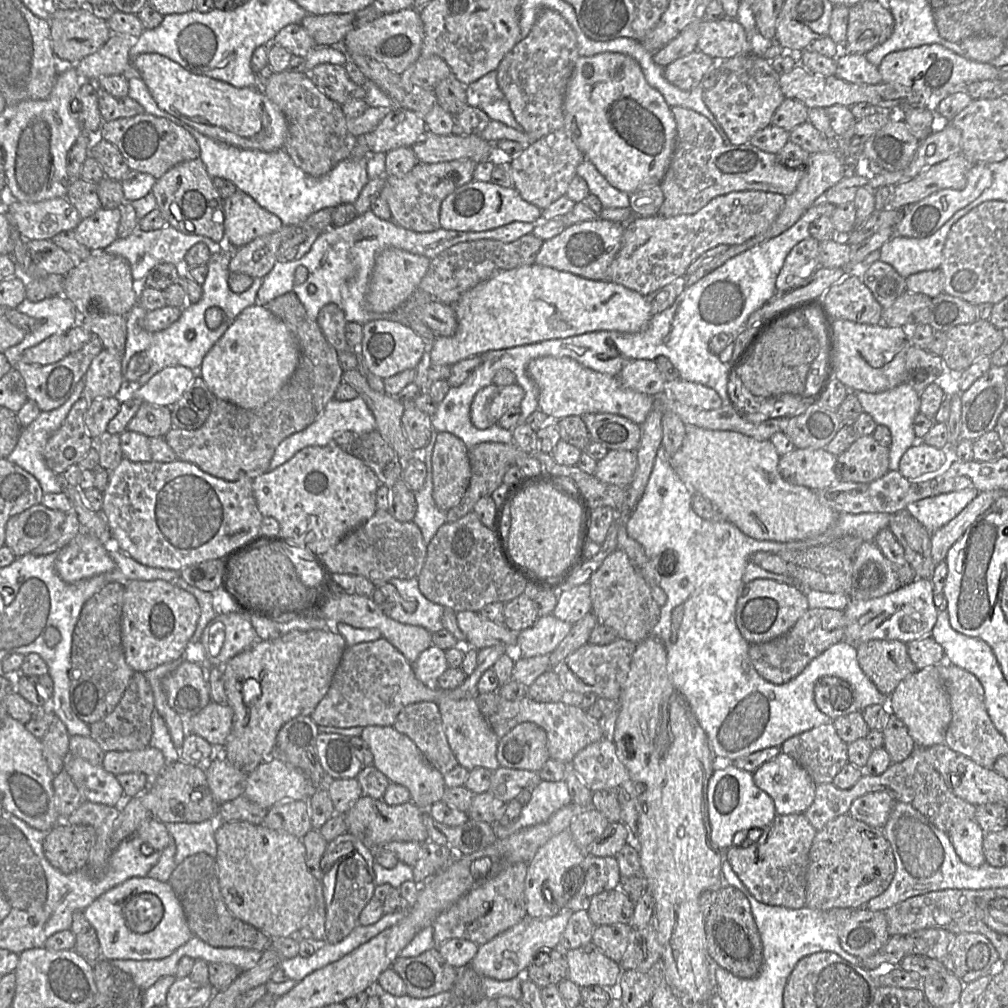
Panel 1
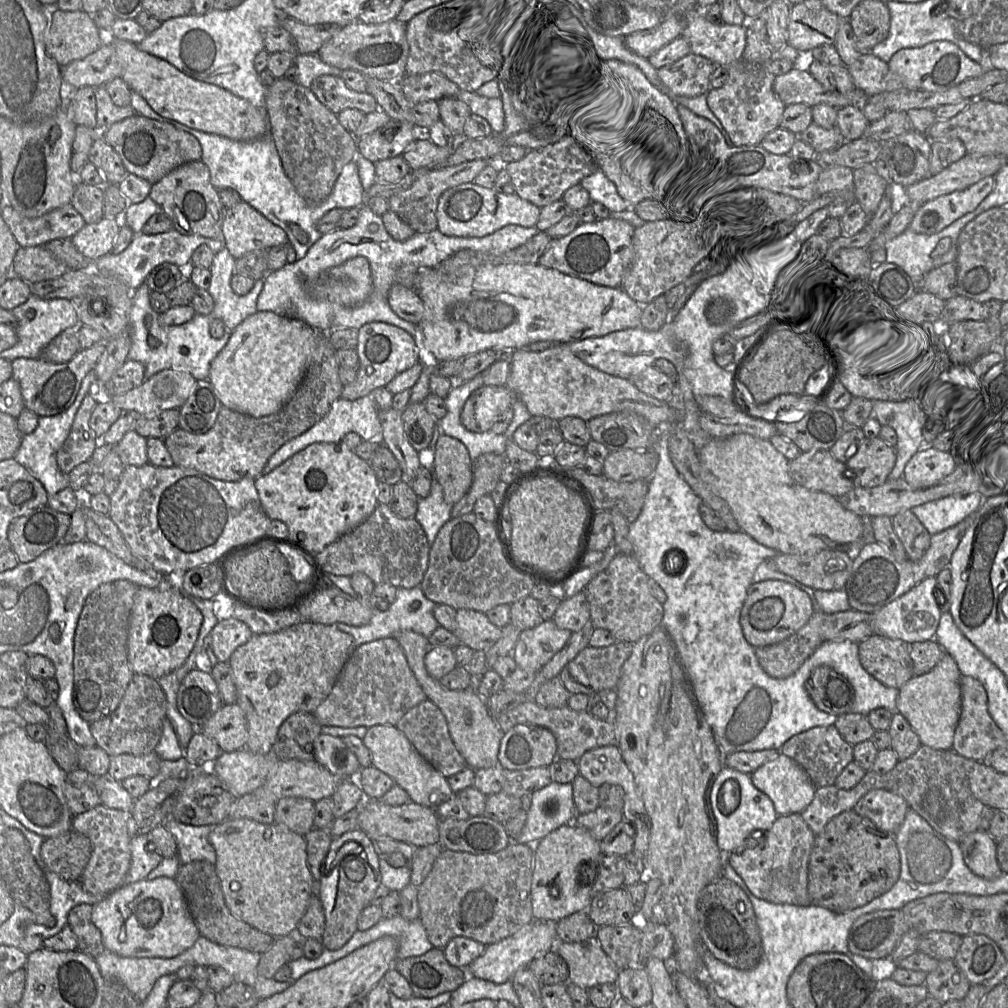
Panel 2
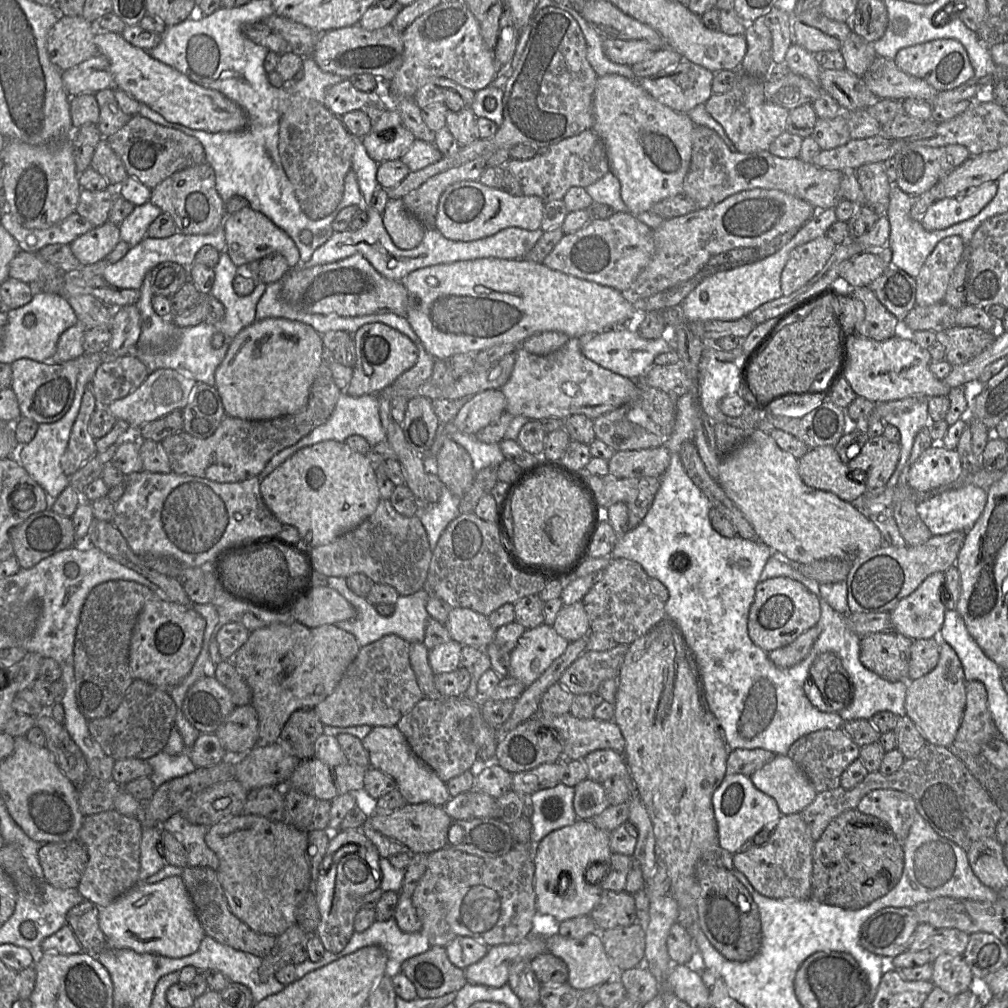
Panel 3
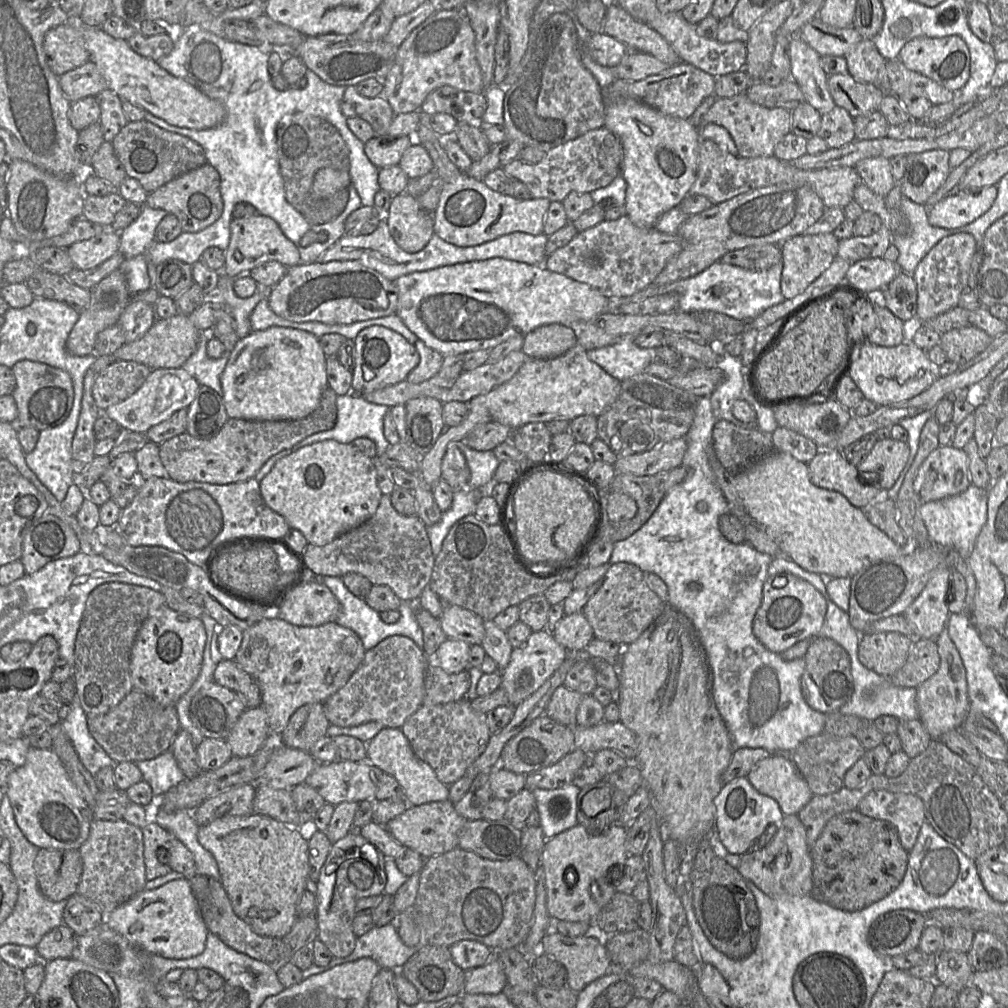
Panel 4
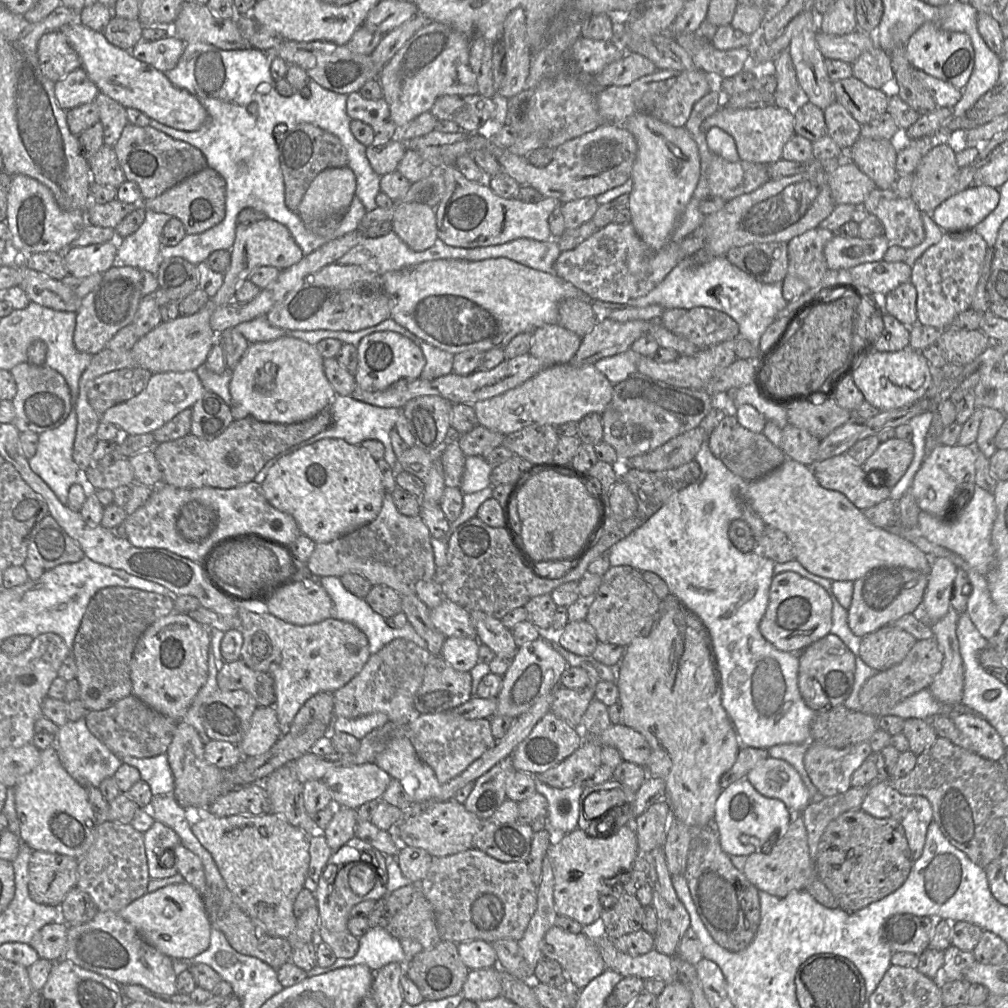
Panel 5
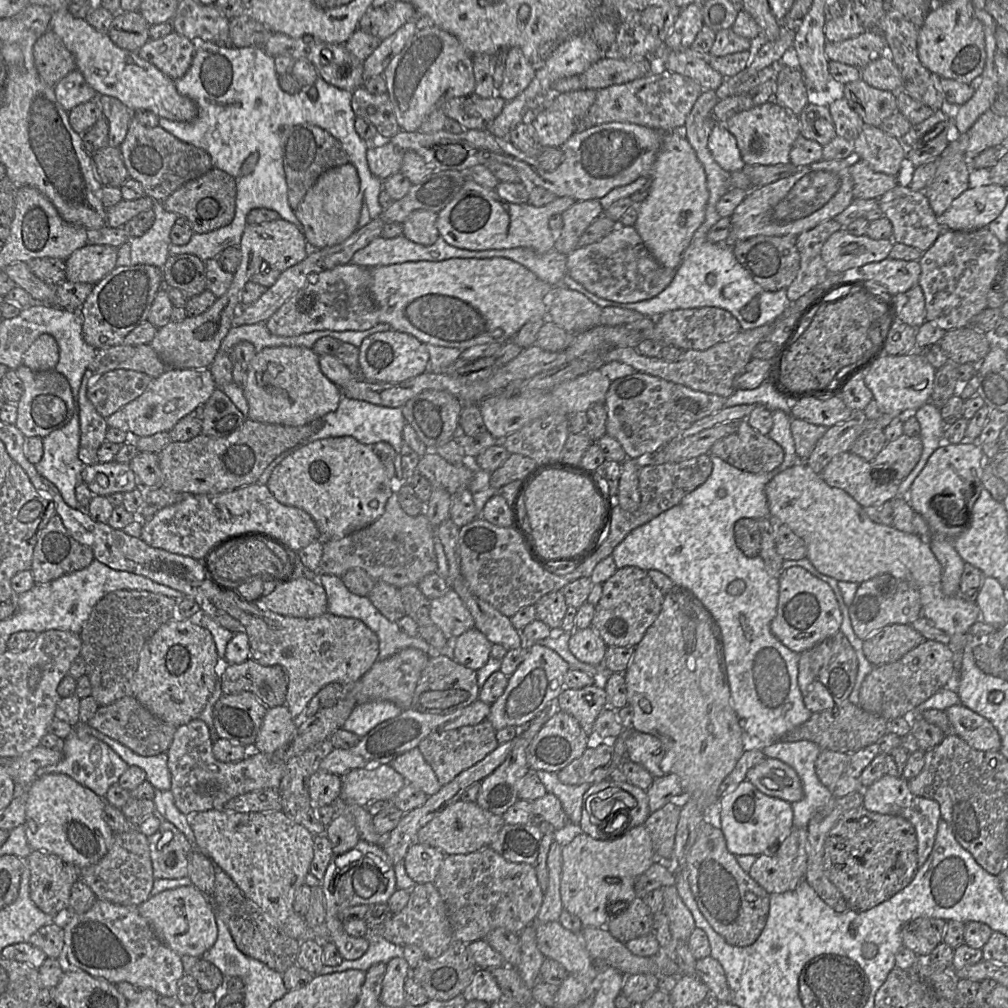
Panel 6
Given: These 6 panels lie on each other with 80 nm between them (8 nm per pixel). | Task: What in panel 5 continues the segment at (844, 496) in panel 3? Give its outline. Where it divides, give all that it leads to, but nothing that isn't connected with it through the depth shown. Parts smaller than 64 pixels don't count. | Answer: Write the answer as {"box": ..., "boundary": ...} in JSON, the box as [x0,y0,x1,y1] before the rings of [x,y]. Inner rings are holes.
{"box":[811,453,891,510],"boundary":[[[847,453],[816,461],[811,469],[823,488],[841,492],[860,510],[873,507],[890,496],[891,489],[880,485],[882,475],[870,474],[874,484],[869,484],[867,473]]]}

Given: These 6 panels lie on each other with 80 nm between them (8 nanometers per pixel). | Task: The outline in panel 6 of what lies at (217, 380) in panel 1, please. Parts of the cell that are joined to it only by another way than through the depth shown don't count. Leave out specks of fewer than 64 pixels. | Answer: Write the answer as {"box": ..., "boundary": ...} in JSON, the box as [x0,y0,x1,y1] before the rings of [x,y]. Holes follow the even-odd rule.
{"box":[242,347,341,427],"boundary":[[[266,347],[256,352],[242,388],[248,402],[248,419],[265,424],[298,427],[335,411],[341,389],[320,370],[319,355],[305,347]]]}

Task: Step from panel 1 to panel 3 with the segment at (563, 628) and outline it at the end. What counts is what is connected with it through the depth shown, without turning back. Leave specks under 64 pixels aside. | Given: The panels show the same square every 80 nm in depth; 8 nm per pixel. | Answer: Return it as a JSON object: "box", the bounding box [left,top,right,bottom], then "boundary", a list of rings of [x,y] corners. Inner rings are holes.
{"box":[509,623,568,687],"boundary":[[[545,623],[526,629],[510,653],[509,676],[528,687],[562,655],[568,644],[553,626]]]}

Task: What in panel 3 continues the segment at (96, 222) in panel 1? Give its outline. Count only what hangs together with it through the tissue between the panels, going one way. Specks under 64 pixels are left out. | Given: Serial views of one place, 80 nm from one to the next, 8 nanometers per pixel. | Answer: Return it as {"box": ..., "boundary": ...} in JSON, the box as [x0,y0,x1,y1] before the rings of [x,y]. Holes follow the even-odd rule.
{"box":[70,221,119,266],"boundary":[[[107,221],[76,238],[70,248],[81,265],[86,266],[104,259],[119,241],[119,226]]]}

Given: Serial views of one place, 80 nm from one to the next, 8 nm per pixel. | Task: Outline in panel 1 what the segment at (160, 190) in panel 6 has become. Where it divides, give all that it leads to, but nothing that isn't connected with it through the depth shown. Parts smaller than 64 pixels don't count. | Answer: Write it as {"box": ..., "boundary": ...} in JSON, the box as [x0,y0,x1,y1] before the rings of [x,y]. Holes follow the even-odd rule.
{"box":[100,113,200,180],"boundary":[[[141,113],[103,122],[100,132],[103,139],[119,149],[131,170],[150,174],[157,180],[174,166],[200,158],[200,147],[192,134],[170,120],[152,114]]]}

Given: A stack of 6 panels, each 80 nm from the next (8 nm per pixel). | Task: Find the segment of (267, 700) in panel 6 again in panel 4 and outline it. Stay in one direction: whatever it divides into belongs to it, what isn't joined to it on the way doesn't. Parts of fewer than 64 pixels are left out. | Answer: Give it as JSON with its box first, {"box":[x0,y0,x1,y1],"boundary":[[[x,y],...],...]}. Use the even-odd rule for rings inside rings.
{"box":[214,660,262,709],"boundary":[[[222,660],[214,671],[214,682],[235,691],[246,709],[261,706],[262,698],[257,682],[236,661]]]}

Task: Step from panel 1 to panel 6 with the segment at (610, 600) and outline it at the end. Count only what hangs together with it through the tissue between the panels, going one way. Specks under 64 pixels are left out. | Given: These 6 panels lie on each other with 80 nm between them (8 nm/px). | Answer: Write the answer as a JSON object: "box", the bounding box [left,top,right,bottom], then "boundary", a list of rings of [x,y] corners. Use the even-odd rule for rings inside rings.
{"box":[591,567,664,647],"boundary":[[[638,567],[619,568],[602,584],[602,596],[595,606],[591,627],[607,647],[635,647],[657,618],[664,594],[647,574]]]}

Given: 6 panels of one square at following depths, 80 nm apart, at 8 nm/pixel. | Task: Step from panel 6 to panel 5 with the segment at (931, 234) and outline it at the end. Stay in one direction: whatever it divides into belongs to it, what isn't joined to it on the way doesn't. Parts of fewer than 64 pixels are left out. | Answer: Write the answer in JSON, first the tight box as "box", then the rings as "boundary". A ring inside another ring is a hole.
{"box":[863,188,924,249],"boundary":[[[875,188],[863,204],[870,214],[881,220],[890,245],[909,249],[924,240],[921,211],[911,197],[901,198],[891,188]]]}

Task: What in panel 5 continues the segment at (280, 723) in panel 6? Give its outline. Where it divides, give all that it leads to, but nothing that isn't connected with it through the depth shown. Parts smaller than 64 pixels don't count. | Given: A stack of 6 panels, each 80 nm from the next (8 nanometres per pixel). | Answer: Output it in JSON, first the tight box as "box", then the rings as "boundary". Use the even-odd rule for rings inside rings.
{"box":[238,707,283,757],"boundary":[[[258,707],[249,730],[238,746],[244,757],[259,756],[266,753],[283,733],[274,707]]]}

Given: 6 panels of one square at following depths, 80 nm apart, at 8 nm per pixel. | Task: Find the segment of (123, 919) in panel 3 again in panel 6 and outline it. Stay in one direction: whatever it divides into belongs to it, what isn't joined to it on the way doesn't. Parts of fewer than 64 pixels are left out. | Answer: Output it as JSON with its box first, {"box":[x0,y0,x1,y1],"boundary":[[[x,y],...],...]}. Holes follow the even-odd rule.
{"box":[137,884,217,957],"boundary":[[[193,884],[151,895],[137,908],[158,938],[179,956],[201,957],[217,940],[216,907]]]}

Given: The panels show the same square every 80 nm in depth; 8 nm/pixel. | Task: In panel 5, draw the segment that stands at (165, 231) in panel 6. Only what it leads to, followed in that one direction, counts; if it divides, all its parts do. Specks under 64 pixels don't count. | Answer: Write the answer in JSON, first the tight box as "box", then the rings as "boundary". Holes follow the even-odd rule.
{"box":[117,210,172,274],"boundary":[[[146,210],[145,220],[134,233],[123,238],[117,238],[117,263],[121,265],[133,266],[140,270],[146,270],[151,274],[157,274],[163,259],[160,254],[161,233],[164,225],[172,216],[165,213]]]}

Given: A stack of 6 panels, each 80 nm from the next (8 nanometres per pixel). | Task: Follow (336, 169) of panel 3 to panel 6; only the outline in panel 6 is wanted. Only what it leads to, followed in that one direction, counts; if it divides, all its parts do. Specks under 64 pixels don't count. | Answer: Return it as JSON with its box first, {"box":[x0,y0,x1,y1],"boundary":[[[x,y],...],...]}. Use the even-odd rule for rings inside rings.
{"box":[281,123,350,211],"boundary":[[[308,123],[282,127],[281,146],[288,187],[288,202],[294,211],[323,172],[350,163],[346,151],[335,137],[324,129]]]}

